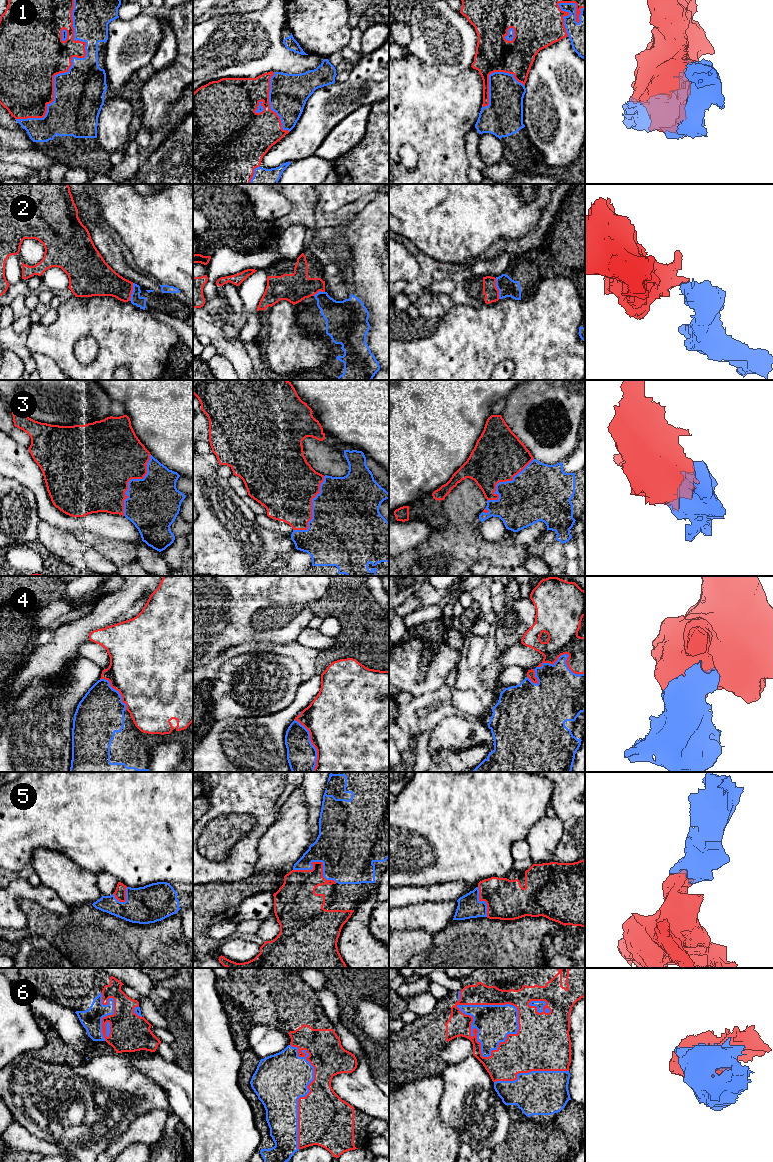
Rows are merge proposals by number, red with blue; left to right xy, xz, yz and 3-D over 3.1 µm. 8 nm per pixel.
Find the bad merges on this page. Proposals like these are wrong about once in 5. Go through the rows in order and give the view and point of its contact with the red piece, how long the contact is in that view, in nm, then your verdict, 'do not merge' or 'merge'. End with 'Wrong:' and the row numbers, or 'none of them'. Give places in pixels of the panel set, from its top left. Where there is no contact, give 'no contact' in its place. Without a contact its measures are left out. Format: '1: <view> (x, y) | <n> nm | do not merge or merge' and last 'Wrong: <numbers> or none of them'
1: xy (69, 67) | 1050 nm | merge
2: yz (496, 288) | 170 nm | merge
3: xy (130, 479) | 550 nm | merge
4: yz (567, 653) | 380 nm | merge
5: xz (318, 862) | 360 nm | merge
6: yz (498, 1004) | 550 nm | merge
Wrong: none of them

